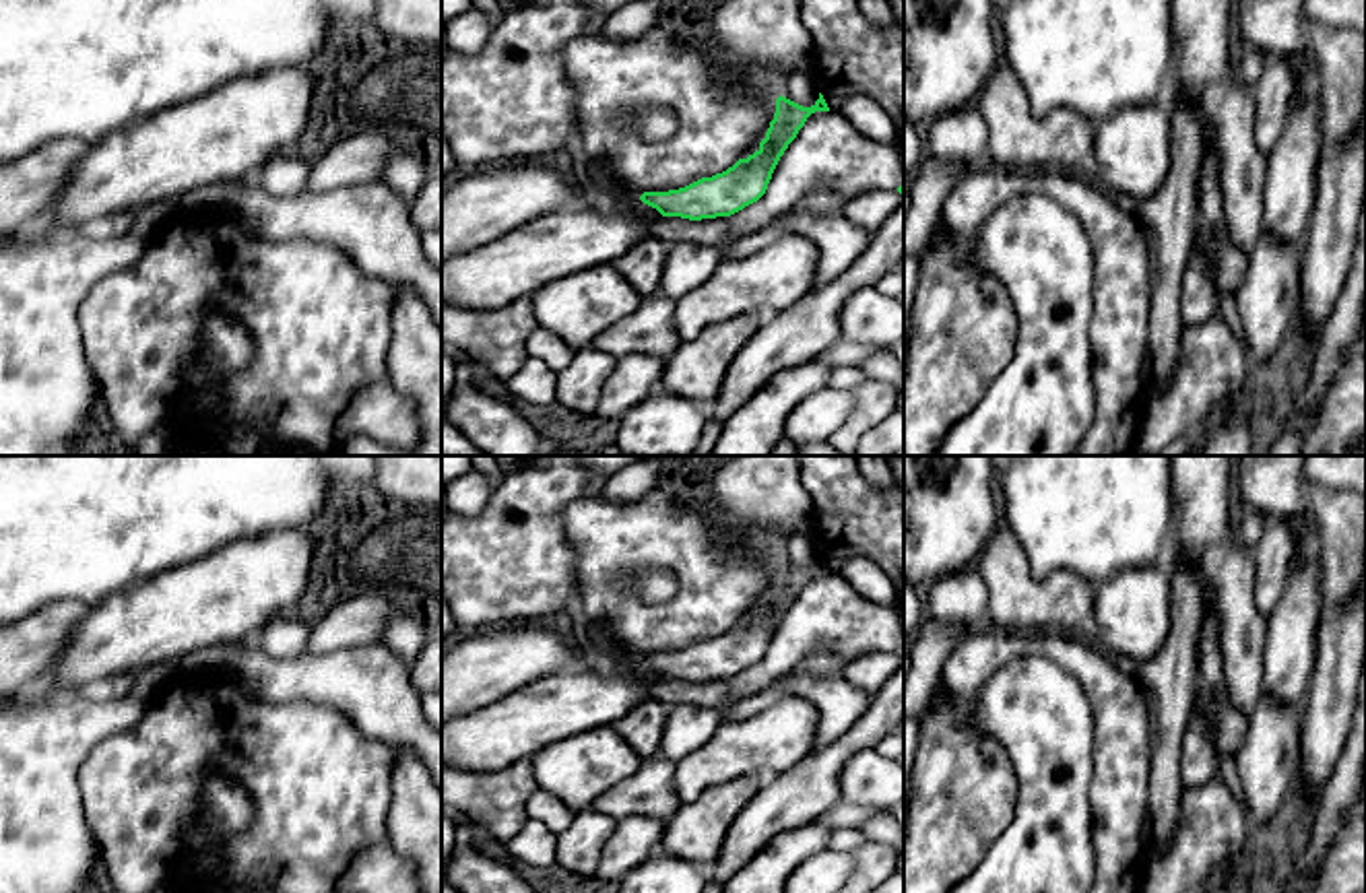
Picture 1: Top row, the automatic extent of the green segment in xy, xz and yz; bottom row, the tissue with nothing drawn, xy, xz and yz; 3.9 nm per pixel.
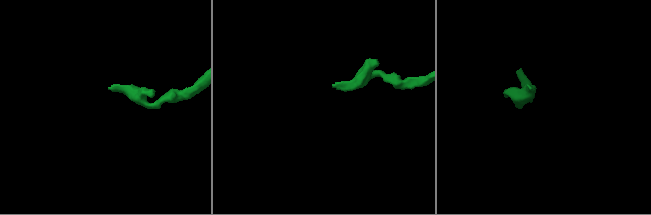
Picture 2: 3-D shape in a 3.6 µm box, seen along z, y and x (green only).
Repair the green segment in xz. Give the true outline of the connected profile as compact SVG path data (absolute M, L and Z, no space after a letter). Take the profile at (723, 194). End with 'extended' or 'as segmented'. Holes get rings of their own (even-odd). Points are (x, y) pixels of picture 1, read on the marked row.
M821 93L811 107L780 95L766 138L753 155L739 159L722 173L702 177L685 188L644 192L640 198L631 198L631 208L640 214L658 210L662 217L689 221L730 217L743 210L766 194L780 157L815 111L830 111Z; extended

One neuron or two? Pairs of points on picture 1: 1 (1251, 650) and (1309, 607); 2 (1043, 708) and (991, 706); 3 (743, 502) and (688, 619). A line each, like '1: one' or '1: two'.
1: two
2: one
3: two

